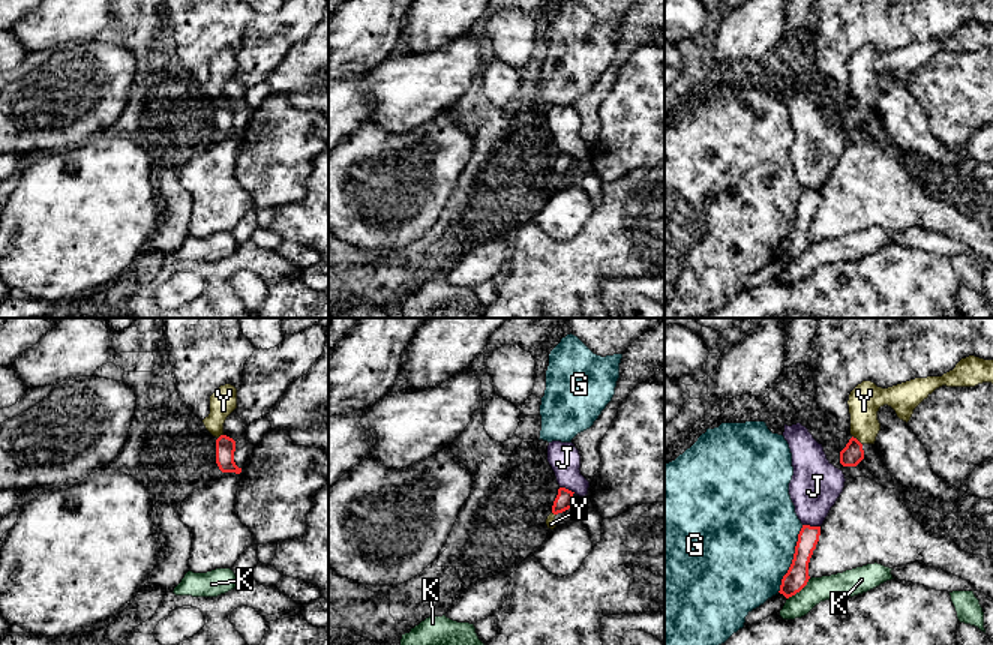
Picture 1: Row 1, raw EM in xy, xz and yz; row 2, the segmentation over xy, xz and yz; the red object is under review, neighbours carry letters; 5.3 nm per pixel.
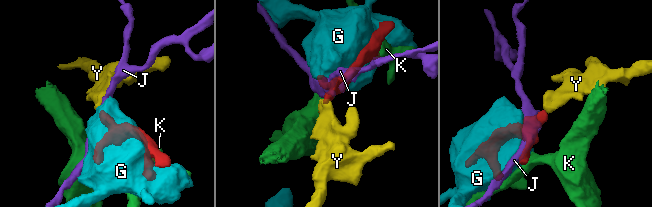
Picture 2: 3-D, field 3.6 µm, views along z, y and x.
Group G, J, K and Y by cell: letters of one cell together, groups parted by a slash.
G / J / K / Y

